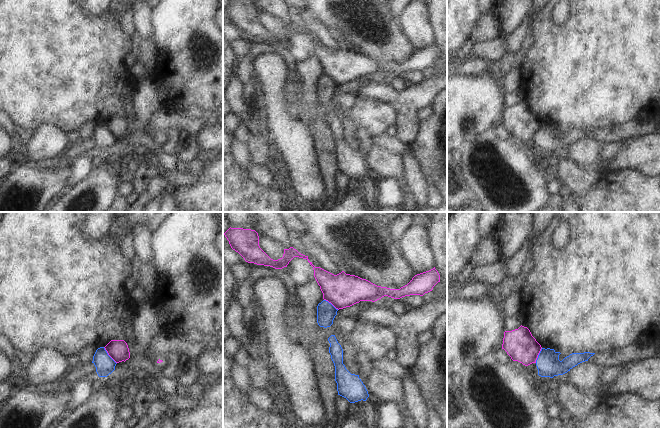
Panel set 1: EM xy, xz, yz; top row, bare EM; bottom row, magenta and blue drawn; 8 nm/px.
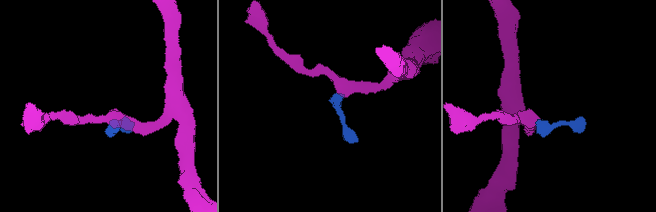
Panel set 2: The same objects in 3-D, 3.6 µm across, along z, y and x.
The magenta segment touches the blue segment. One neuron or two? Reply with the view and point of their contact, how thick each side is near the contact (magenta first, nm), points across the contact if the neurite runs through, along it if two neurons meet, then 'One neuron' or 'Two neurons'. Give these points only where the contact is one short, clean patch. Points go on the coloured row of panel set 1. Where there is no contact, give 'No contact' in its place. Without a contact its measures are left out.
Touches magenta at xy (108, 354). Thickness 170 nm (magenta) against 160 nm. Boundary: xy (103, 347), (116, 363). Two neurons

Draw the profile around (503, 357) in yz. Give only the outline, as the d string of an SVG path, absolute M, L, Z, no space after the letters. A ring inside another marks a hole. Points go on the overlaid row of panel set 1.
M500 349L494 353L501 363L506 365L509 365L511 363L512 359L504 349Z

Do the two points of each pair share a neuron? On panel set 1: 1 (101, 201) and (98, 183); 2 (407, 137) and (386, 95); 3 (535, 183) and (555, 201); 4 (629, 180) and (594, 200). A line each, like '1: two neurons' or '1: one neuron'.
1: one neuron
2: one neuron
3: two neurons
4: one neuron

